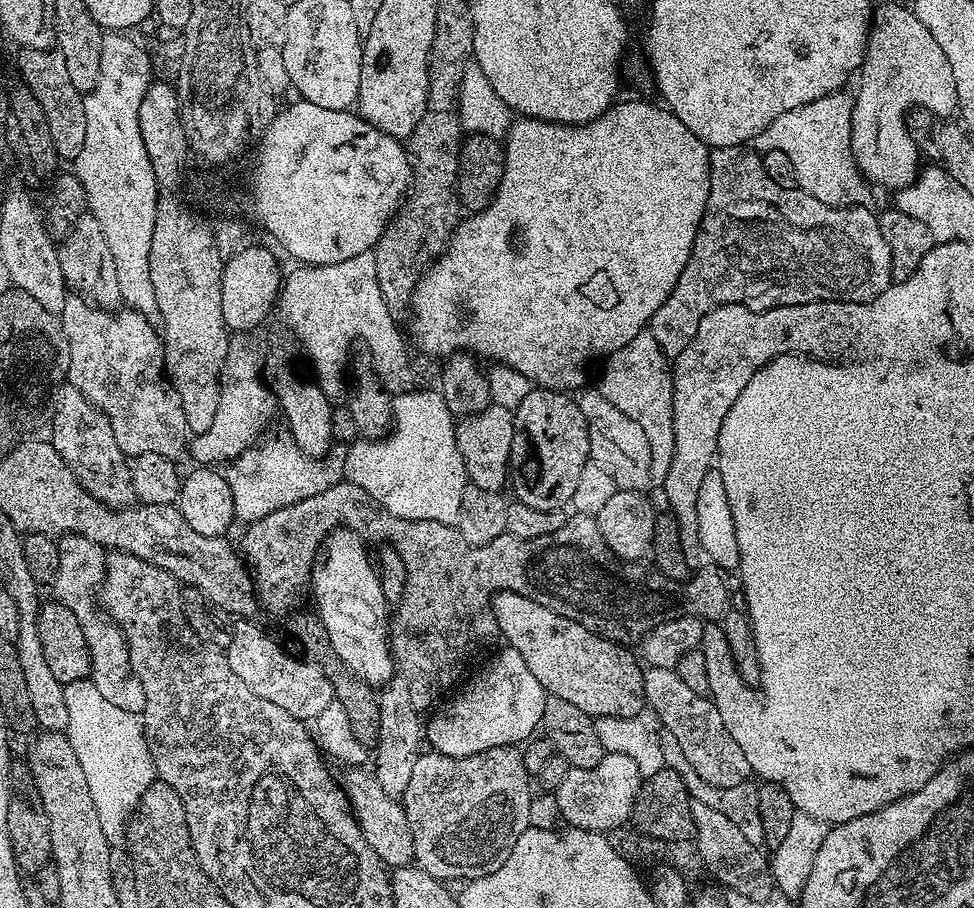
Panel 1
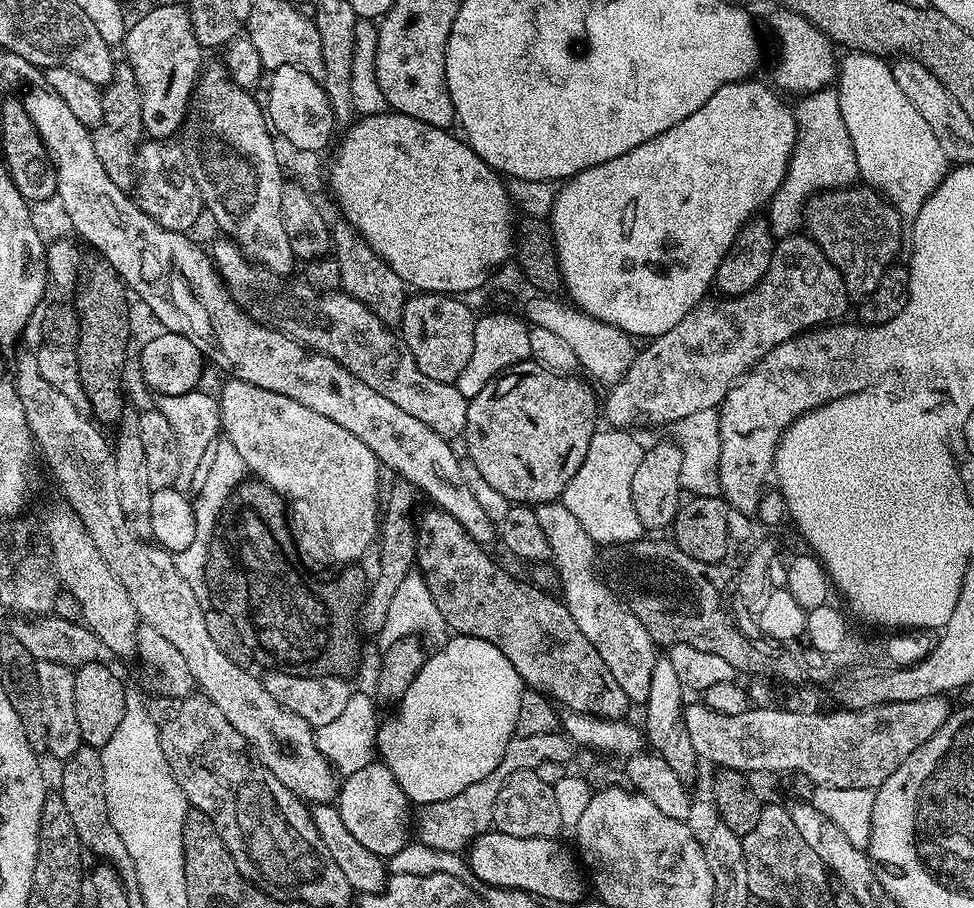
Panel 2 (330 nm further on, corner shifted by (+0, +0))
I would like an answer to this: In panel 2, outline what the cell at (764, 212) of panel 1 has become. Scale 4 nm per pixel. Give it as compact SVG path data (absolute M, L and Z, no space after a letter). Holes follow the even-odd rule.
M793 234L790 236L779 237L775 241L772 249L772 257L770 258L770 270L766 270L766 274L762 278L762 282L758 282L758 286L753 292L747 292L745 296L734 296L731 298L721 299L721 304L715 304L712 298L705 299L694 310L690 310L690 314L686 314L686 318L682 318L682 322L678 322L678 326L674 326L674 330L666 330L666 334L661 336L653 336L647 341L648 344L643 349L637 351L636 356L632 359L632 365L628 367L628 373L621 378L617 384L611 385L607 389L608 397L602 400L602 416L608 419L607 423L613 428L621 430L627 429L628 424L635 422L639 416L645 416L652 424L668 424L675 425L677 420L682 418L690 418L690 414L698 414L698 410L710 410L711 408L719 409L724 396L728 389L736 383L740 377L744 376L749 370L760 361L766 354L770 354L770 350L774 350L774 346L778 346L782 342L786 342L791 336L798 336L805 330L811 330L817 326L827 325L829 322L835 321L834 312L839 312L844 304L844 292L840 285L840 279L837 279L836 272L832 268L828 268L821 251L812 241L811 236L807 234Z

